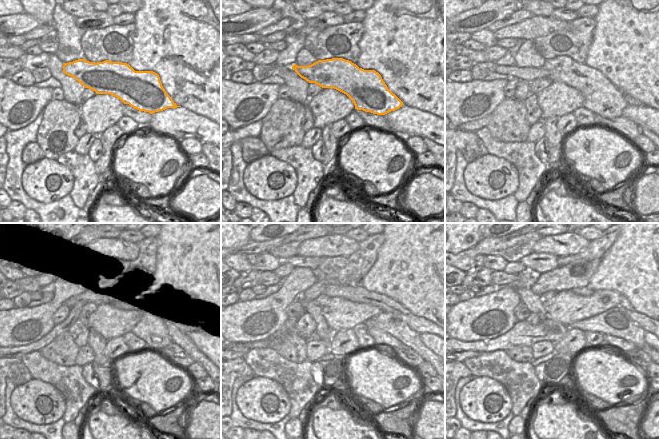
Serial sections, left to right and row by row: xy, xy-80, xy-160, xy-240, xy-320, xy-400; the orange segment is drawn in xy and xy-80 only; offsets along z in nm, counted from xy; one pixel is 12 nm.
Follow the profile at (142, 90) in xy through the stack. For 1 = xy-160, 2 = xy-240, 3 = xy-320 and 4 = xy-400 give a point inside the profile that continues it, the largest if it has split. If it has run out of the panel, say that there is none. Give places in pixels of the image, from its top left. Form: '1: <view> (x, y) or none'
1: xy-160 (601, 97)
2: xy-240 (156, 328)
3: xy-320 (381, 338)
4: xy-400 (620, 344)

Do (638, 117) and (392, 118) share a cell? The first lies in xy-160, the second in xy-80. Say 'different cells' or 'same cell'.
same cell

